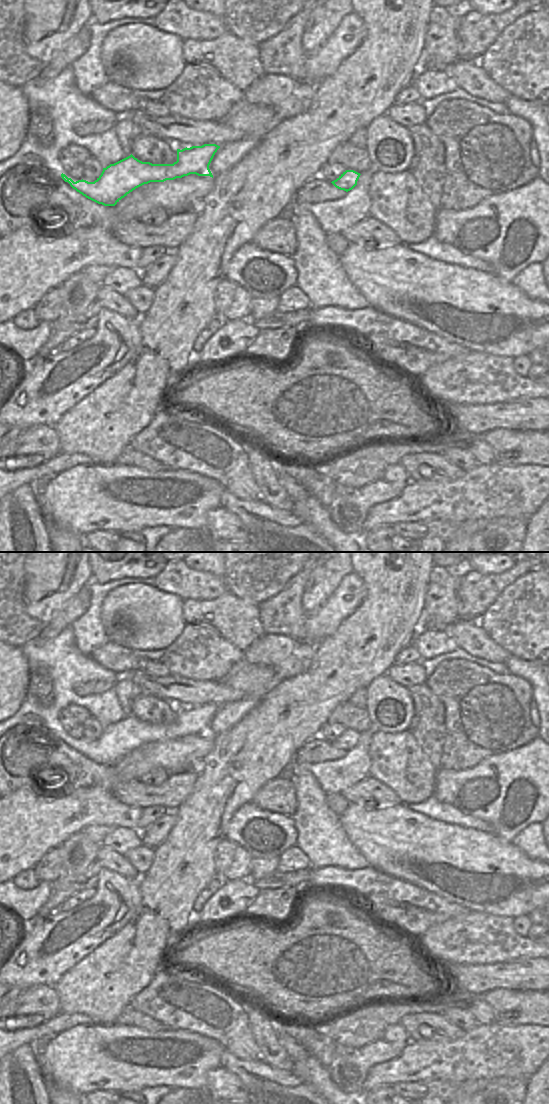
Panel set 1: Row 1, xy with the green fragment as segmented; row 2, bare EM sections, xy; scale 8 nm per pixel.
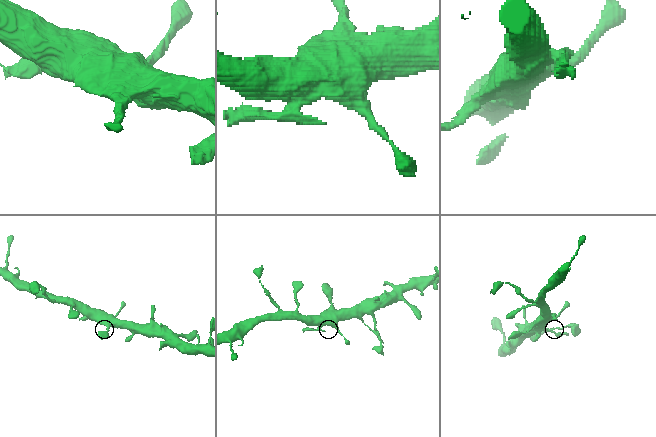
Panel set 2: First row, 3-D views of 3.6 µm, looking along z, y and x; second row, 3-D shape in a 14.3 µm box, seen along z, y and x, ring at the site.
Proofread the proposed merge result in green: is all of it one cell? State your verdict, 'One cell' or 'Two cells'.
Two cells

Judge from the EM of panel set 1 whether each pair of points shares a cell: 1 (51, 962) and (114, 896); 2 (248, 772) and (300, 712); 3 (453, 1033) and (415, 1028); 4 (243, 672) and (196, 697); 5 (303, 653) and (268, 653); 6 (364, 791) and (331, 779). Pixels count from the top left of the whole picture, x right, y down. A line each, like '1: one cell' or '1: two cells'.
1: one cell
2: one cell
3: one cell
4: two cells
5: one cell
6: two cells

